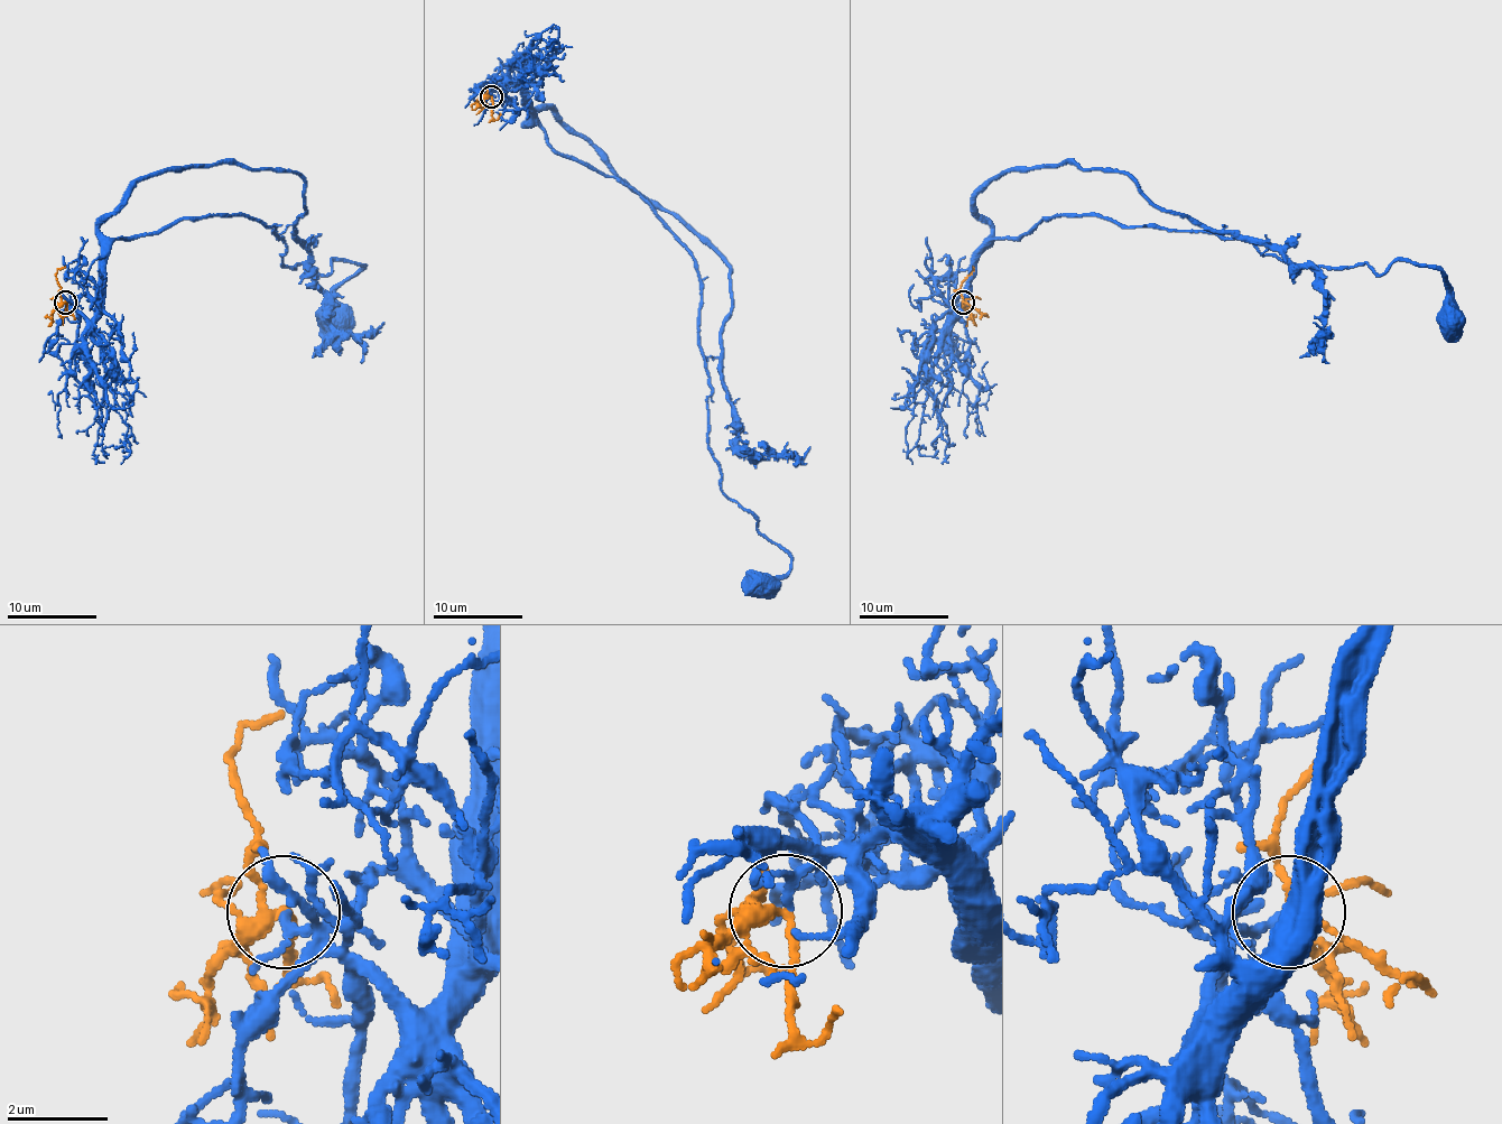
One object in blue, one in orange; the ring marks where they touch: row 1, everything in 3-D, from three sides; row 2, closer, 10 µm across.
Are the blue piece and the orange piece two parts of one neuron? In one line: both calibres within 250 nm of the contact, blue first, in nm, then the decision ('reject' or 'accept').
120 nm thick on the blue side, 220 nm on the other; accept

